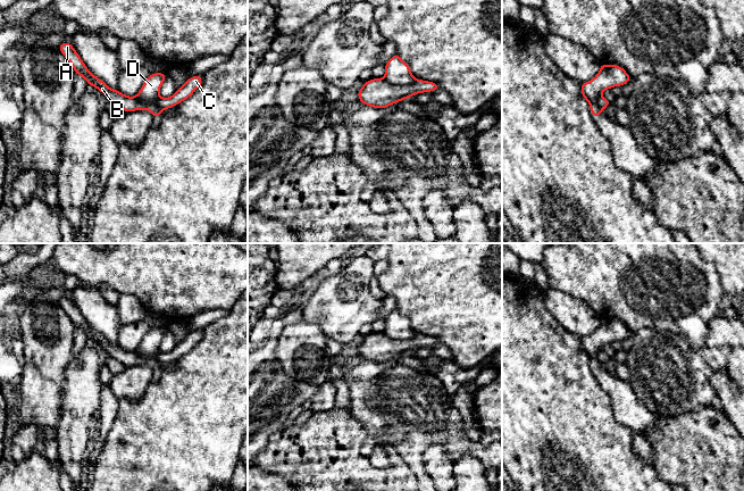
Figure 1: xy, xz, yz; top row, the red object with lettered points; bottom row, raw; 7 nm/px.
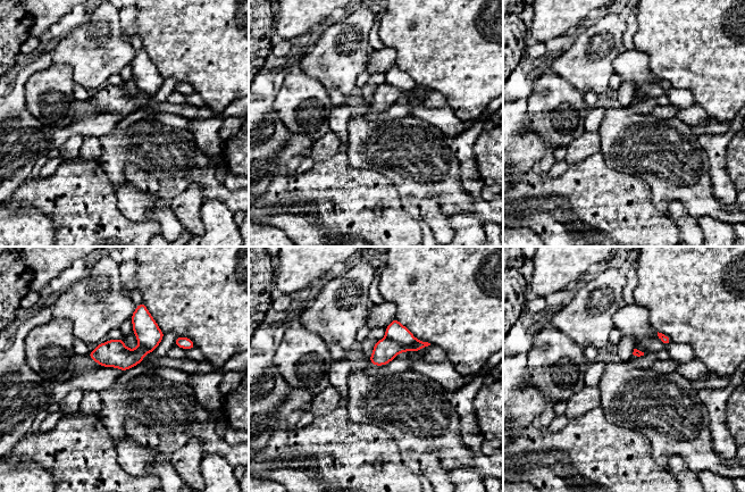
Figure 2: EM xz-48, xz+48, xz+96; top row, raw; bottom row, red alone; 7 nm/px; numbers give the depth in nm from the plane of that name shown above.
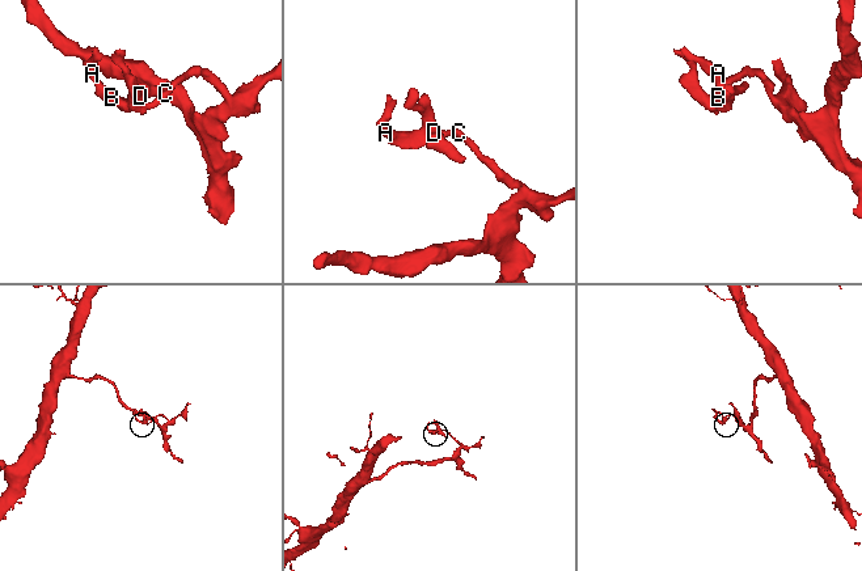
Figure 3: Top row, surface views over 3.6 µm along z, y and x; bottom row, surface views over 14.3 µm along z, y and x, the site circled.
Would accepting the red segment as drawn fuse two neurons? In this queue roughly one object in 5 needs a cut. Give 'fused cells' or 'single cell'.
fused cells

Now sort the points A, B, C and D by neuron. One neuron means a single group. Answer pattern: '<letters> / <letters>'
A B C / D

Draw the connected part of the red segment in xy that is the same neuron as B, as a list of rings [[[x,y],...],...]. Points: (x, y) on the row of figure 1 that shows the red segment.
[[[65,41],[59,45],[58,50],[70,63],[75,74],[81,75],[89,85],[97,88],[108,98],[109,102],[120,107],[125,113],[141,110],[142,102],[136,97],[123,94],[117,89],[112,90],[101,78],[94,76],[85,66],[73,44]]]

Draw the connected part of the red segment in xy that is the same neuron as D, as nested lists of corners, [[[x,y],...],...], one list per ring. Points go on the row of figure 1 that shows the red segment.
[[[152,73],[135,95],[142,102],[141,109],[149,110],[153,118],[161,117],[161,109],[154,101],[160,98],[159,91],[166,77],[167,73]]]

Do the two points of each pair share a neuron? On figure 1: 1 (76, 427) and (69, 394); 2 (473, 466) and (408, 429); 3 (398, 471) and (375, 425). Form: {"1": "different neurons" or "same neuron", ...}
{"1": "same neuron", "2": "different neurons", "3": "different neurons"}

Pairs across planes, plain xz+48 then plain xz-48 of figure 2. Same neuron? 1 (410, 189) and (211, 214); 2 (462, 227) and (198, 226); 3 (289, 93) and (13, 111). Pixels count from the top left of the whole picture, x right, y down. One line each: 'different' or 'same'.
1: different
2: different
3: different

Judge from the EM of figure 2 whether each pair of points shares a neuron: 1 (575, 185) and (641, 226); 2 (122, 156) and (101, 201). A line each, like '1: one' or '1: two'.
1: one
2: two

